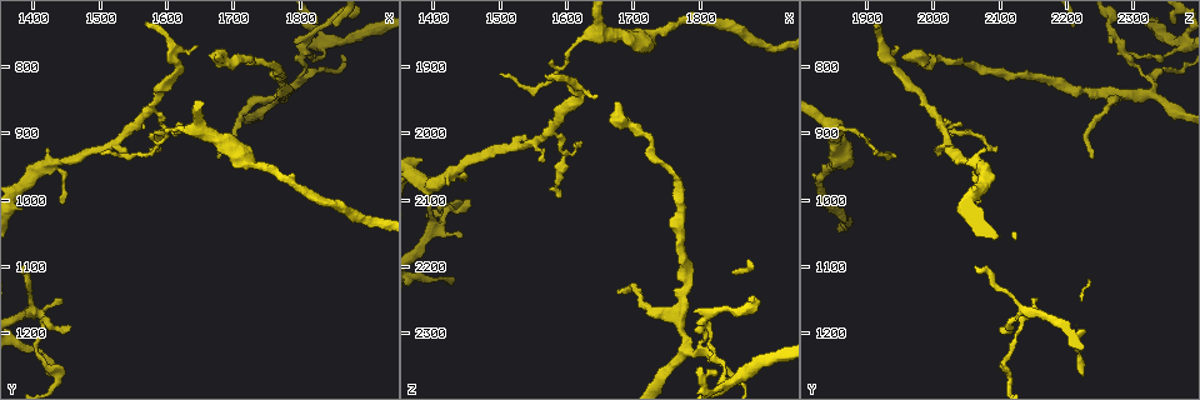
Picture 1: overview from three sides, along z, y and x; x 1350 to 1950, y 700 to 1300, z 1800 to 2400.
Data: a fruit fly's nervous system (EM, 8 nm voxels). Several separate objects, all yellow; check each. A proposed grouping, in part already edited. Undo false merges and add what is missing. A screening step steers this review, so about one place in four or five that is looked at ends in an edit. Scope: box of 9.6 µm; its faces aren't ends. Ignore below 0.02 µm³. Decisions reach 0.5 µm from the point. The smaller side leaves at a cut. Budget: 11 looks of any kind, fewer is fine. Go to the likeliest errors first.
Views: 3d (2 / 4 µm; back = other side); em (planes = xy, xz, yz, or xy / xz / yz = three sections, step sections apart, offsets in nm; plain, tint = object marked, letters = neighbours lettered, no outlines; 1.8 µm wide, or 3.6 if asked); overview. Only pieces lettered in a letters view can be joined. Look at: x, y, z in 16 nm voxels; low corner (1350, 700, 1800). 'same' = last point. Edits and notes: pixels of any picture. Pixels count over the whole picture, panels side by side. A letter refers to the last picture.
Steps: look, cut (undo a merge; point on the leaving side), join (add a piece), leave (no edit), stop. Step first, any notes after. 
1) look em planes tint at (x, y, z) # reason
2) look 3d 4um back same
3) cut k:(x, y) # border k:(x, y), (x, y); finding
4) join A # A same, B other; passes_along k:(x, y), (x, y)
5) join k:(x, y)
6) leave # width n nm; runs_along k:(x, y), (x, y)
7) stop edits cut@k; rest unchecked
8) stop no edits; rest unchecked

look em planes tint at (1810, 785, 2285) # two arms in line, one across

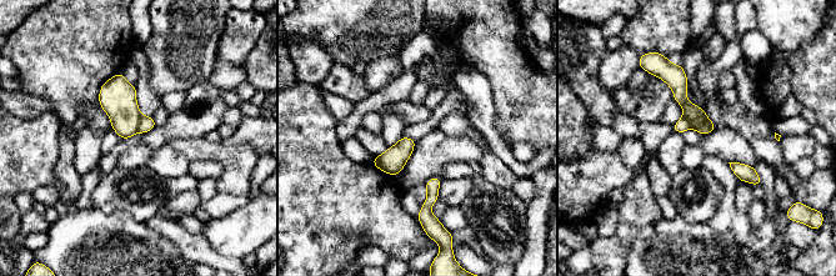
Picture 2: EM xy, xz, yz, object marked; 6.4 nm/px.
look em planes letters same # see the neighbours

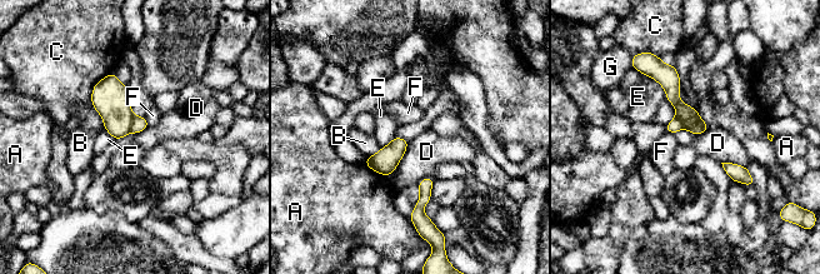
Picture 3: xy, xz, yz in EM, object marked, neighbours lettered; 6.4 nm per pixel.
cut 3:(139, 124) # width 140 nm; A other, B other, C other, D other, E other, F other, G other; border 3:(135, 116), (130, 131); a second neuron is stuck on

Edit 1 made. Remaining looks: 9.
look 3d 2um at (1415, 1265, 2225) # branch stops here

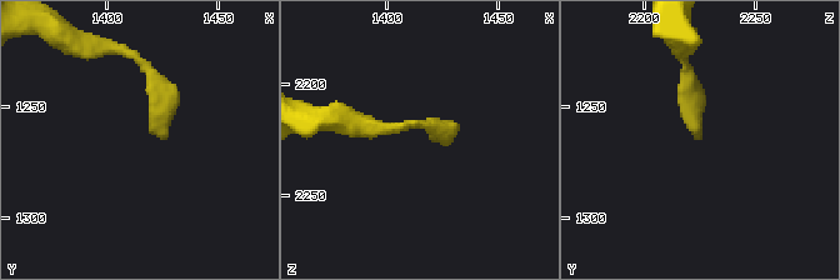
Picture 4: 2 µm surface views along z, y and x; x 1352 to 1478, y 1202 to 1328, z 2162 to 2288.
look em yz step 16 letters at (1421, 1264, 2224)

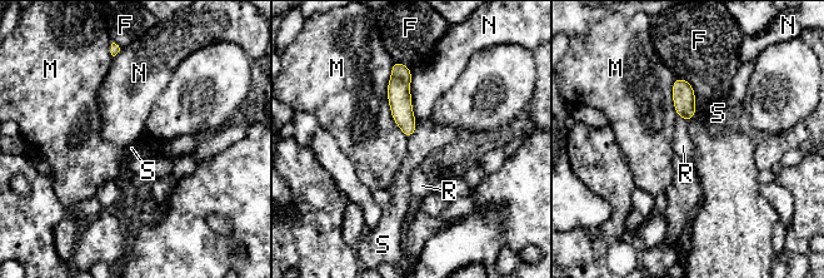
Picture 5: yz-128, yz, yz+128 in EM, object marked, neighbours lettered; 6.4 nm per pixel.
leave # longest_contact M 500 nm; F other, M other, N other, R other, S other; none of them fits

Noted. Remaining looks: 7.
look em planes letters at (1560, 880, 2040) # tapers out

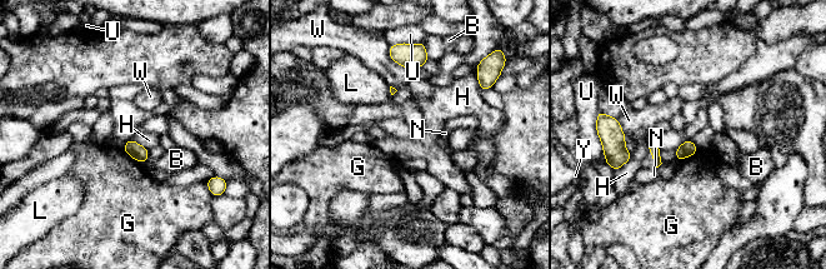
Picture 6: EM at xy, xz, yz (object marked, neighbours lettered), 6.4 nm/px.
leave # B other, G other, H other, L other, N other, U other, W other, Y other; border 6:(632, 153), (614, 172); no lettered piece goes on from it

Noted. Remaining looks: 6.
look em xz step 4 letters at (1460, 1190, 2105) # free end

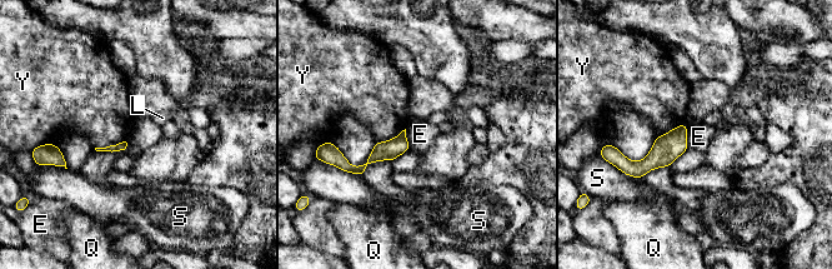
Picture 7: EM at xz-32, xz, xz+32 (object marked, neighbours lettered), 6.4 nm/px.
leave # E other, L other, Q other, S other, Y other; runs_along 7:(402, 135), (361, 169), (351, 169); no lettered piece goes on from it

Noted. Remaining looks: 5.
stop edits cut@3; rest unchecked

